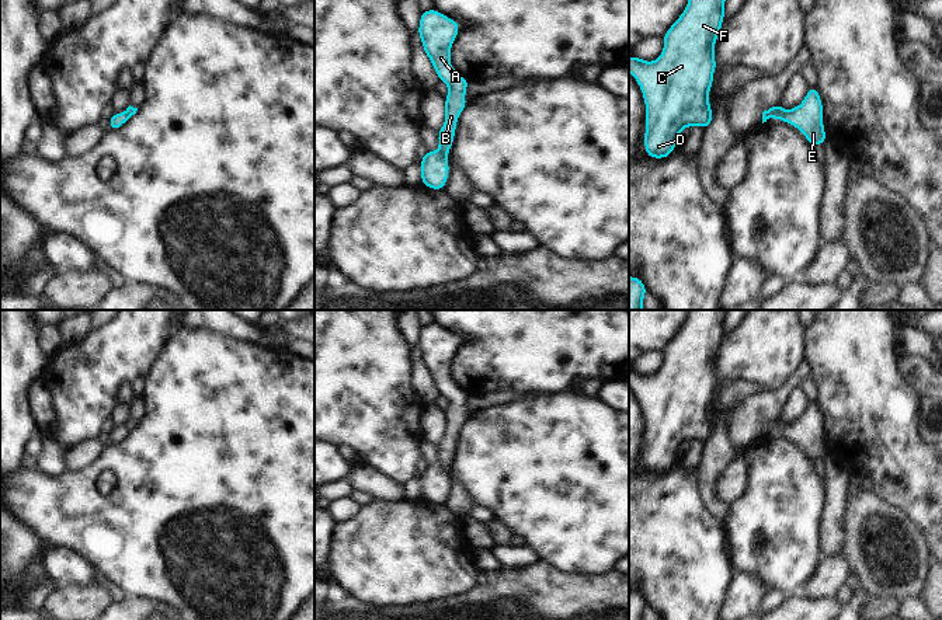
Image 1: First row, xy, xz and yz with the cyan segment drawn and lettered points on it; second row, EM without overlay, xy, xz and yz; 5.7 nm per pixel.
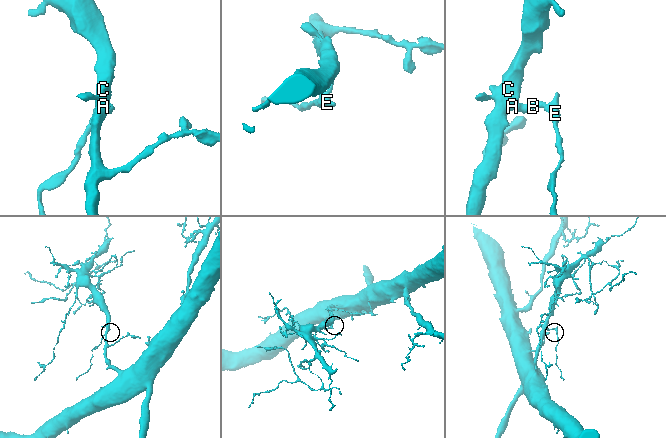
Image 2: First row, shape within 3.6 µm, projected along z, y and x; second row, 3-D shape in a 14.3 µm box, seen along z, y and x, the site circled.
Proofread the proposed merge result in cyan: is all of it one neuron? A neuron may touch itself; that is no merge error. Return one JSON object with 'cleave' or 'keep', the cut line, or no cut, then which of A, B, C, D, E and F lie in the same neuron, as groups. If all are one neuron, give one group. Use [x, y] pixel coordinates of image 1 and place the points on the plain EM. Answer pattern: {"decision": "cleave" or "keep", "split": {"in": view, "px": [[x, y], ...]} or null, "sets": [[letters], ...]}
{"decision": "cleave", "split": {"in": "yz", "px": [[786, 425], [781, 434]]}, "sets": [["A", "B", "C", "D", "F"], ["E"]]}

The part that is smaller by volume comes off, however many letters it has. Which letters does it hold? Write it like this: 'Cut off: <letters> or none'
Cut off: E

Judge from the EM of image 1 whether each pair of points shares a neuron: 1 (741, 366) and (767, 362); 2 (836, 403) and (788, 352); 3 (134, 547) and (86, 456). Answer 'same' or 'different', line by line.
1: same
2: different
3: different

